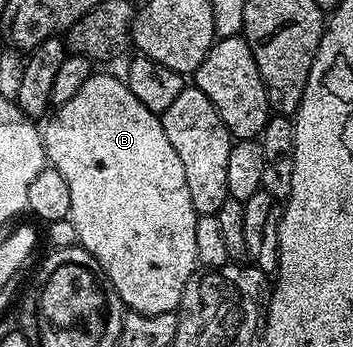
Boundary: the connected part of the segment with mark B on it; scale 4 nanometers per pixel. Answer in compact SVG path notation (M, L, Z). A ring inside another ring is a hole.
M94 73L89 76L87 81L83 81L83 89L79 89L79 93L75 93L75 97L71 97L71 101L60 104L60 106L48 116L48 119L49 124L47 124L46 127L43 127L45 158L51 166L56 169L56 171L63 173L63 181L67 181L67 189L71 189L71 209L69 210L69 218L72 219L73 224L75 225L78 244L84 247L86 251L92 253L95 257L95 261L99 261L99 265L105 271L105 278L108 279L109 286L119 293L122 304L124 304L128 310L137 311L141 315L167 315L176 312L181 306L183 289L187 285L187 281L193 274L195 274L199 267L199 264L197 264L197 222L199 222L199 216L197 210L191 205L191 192L187 189L187 176L183 173L183 161L179 161L179 153L175 153L175 149L171 149L171 141L167 141L167 133L163 133L163 125L161 124L160 118L154 115L151 109L147 109L147 105L143 105L139 101L139 97L135 97L135 93L131 93L131 89L124 81L118 78L118 76L116 79L113 75L100 75L100 73Z

